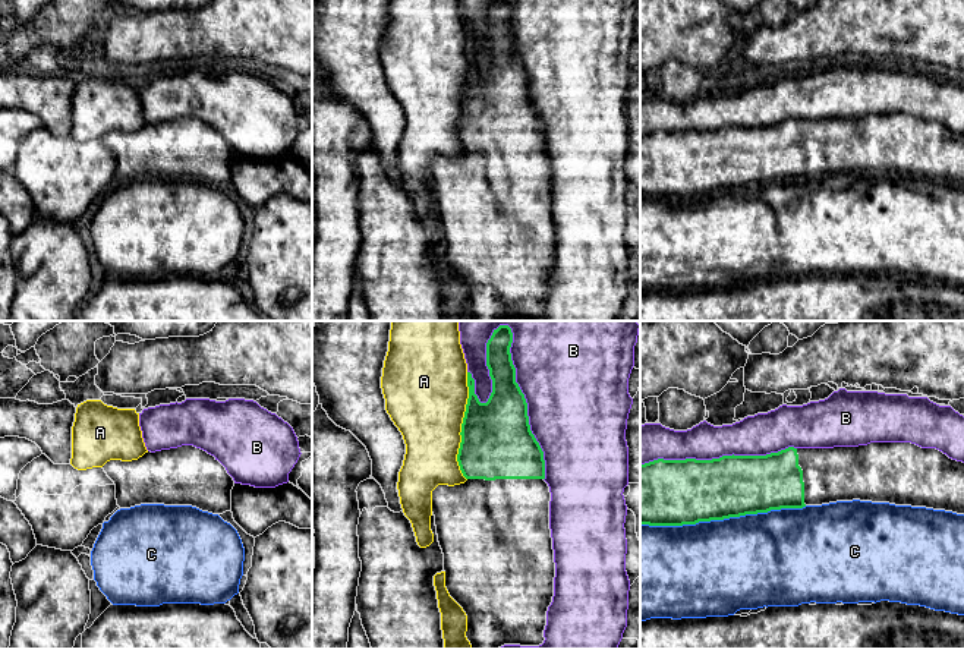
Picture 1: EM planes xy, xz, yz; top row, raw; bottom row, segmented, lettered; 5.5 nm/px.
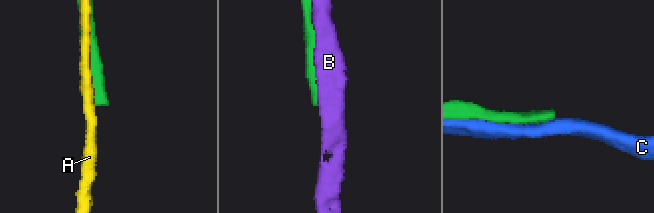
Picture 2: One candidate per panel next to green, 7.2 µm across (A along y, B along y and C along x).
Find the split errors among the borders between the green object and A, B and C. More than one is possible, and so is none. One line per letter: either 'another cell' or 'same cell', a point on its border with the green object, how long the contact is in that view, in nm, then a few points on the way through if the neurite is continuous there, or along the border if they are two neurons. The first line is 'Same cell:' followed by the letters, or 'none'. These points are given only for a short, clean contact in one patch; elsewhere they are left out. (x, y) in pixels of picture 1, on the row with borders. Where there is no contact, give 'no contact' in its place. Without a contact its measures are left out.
Same cell: none
A: another cell | xz (462, 427) | 600 nm
B: another cell | xz (525, 399) | 900 nm
C: another cell | yz (722, 519) | 900 nm

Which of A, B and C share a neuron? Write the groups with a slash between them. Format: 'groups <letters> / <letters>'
groups A / B / C

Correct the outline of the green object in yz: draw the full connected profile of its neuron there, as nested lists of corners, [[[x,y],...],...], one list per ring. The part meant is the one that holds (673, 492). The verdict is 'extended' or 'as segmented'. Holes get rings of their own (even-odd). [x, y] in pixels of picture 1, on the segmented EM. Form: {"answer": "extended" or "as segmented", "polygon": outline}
{"answer": "extended", "polygon": [[[870,442],[640,464],[640,524],[649,526],[853,500],[964,514],[964,463],[911,442]]]}

